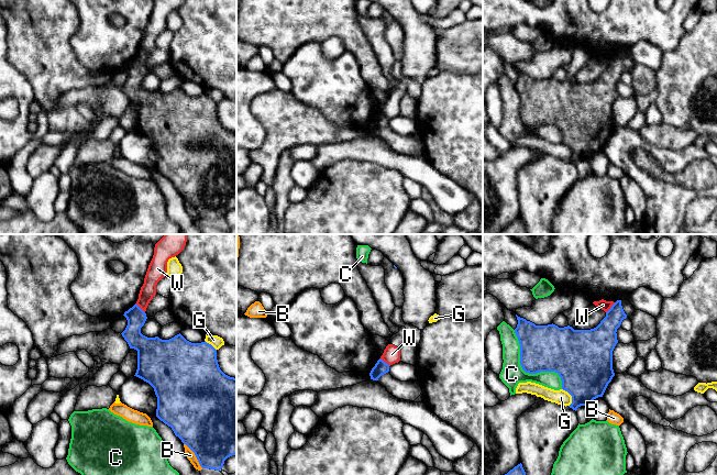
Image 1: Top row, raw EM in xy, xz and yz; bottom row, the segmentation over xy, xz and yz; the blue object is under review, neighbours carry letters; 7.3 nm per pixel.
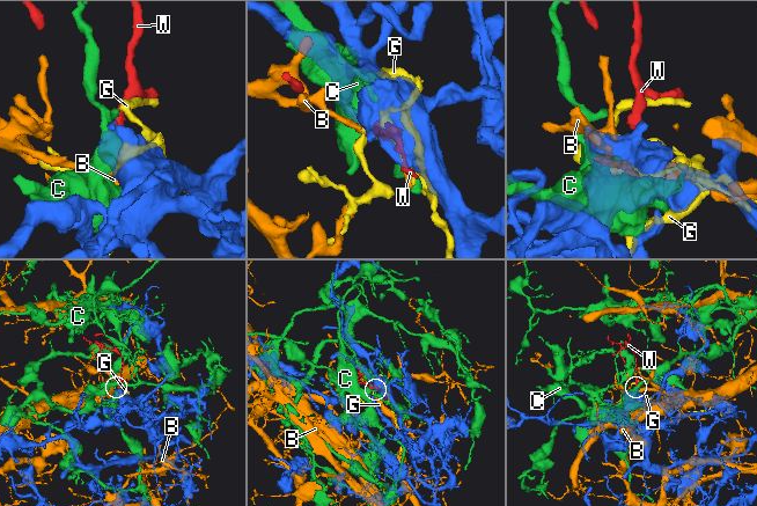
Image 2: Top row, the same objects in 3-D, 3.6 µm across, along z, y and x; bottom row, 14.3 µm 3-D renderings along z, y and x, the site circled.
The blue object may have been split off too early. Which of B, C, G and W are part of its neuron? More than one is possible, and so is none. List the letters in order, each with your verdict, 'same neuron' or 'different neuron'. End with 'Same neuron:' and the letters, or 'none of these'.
B: different neuron
C: different neuron
G: different neuron
W: different neuron
Same neuron: none of these

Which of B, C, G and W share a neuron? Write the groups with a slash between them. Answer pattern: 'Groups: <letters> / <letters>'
Groups: B / C / G / W

